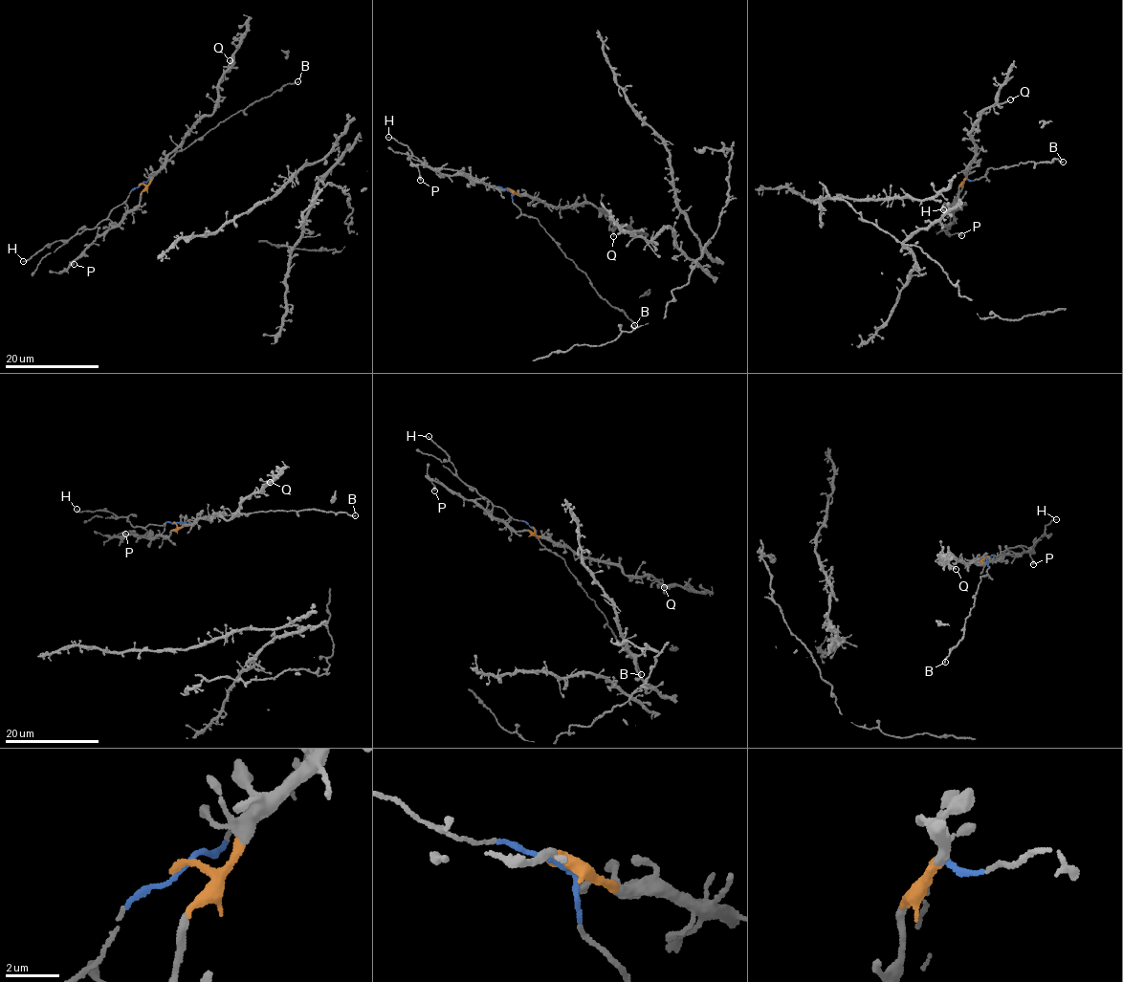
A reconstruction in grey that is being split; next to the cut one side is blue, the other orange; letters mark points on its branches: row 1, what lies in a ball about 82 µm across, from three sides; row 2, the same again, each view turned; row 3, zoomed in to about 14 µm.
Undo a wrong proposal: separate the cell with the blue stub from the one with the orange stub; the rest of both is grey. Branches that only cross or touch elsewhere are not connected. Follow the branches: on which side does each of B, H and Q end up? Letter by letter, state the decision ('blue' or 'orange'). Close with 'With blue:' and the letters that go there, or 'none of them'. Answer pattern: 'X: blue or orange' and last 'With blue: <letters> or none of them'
B: blue
H: blue
Q: orange
With blue: B, H

